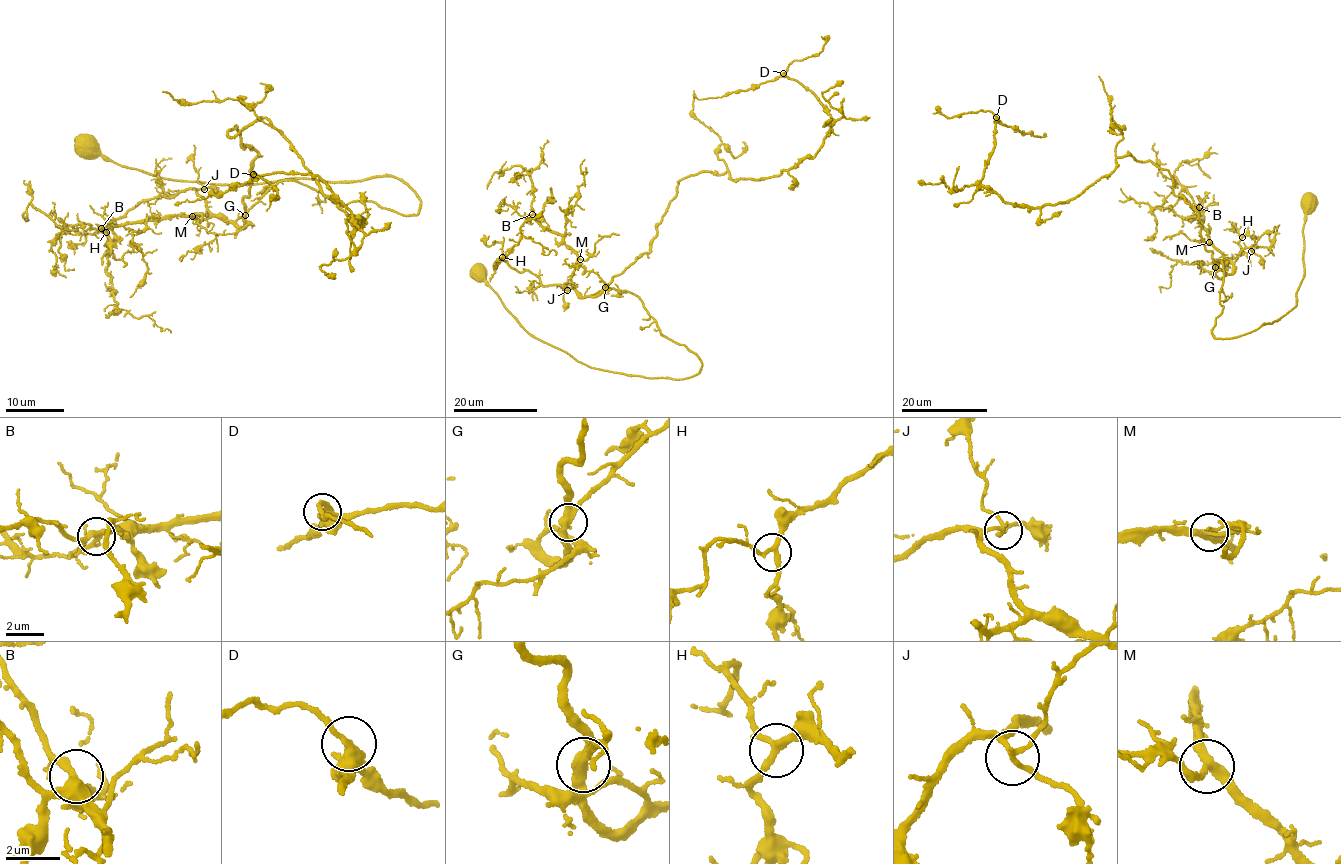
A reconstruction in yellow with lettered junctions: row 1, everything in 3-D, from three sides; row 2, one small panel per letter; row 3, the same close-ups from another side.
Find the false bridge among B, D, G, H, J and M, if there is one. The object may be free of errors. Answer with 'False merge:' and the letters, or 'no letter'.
False merge: no letter

